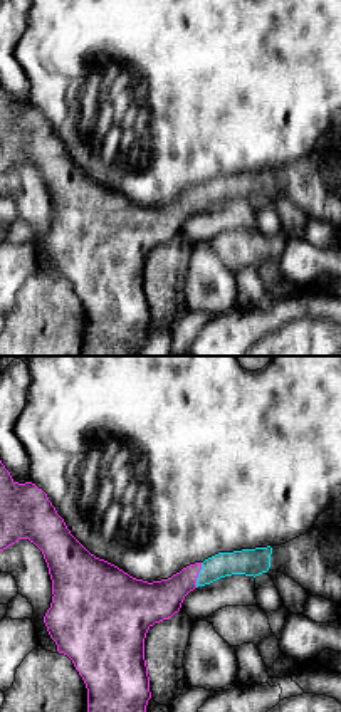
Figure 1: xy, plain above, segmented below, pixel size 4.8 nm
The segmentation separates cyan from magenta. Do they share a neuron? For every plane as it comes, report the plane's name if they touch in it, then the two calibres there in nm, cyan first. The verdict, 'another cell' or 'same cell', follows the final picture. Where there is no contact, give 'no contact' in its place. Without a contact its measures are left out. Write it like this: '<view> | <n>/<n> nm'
xy | 130/190 nm

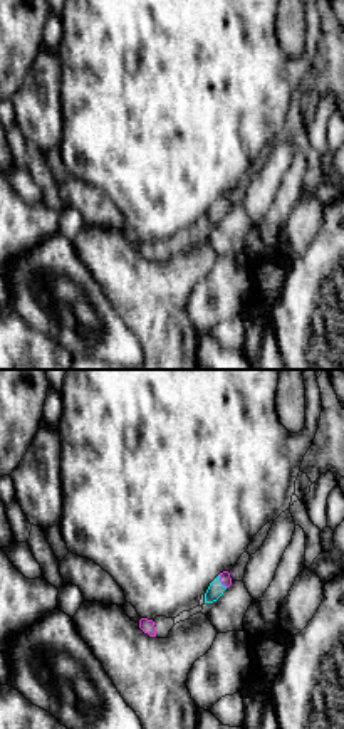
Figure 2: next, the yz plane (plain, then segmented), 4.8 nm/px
yz | 80/50 nm

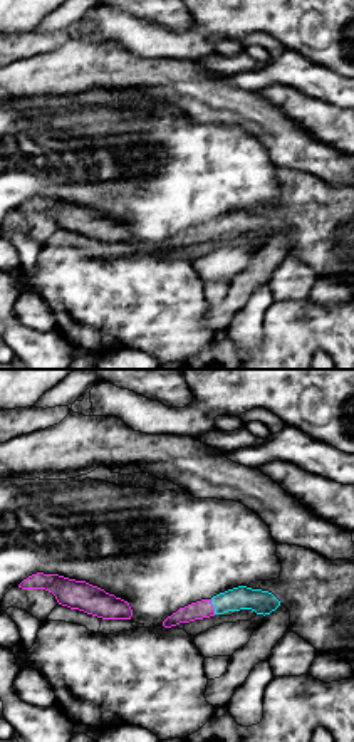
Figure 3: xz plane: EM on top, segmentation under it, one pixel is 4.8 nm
xz | 110/90 nm

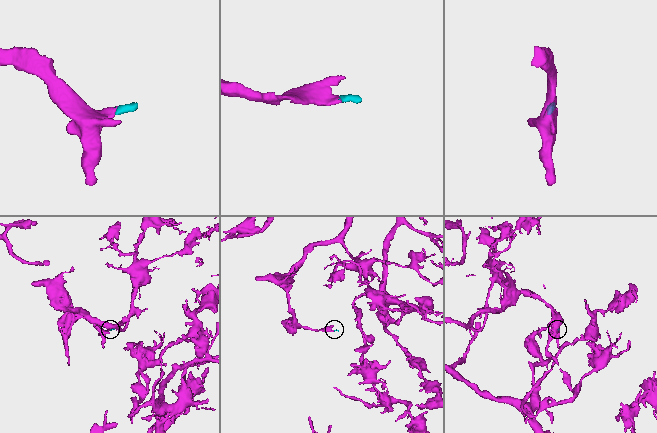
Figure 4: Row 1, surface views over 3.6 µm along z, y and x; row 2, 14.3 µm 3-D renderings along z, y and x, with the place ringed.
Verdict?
same cell

